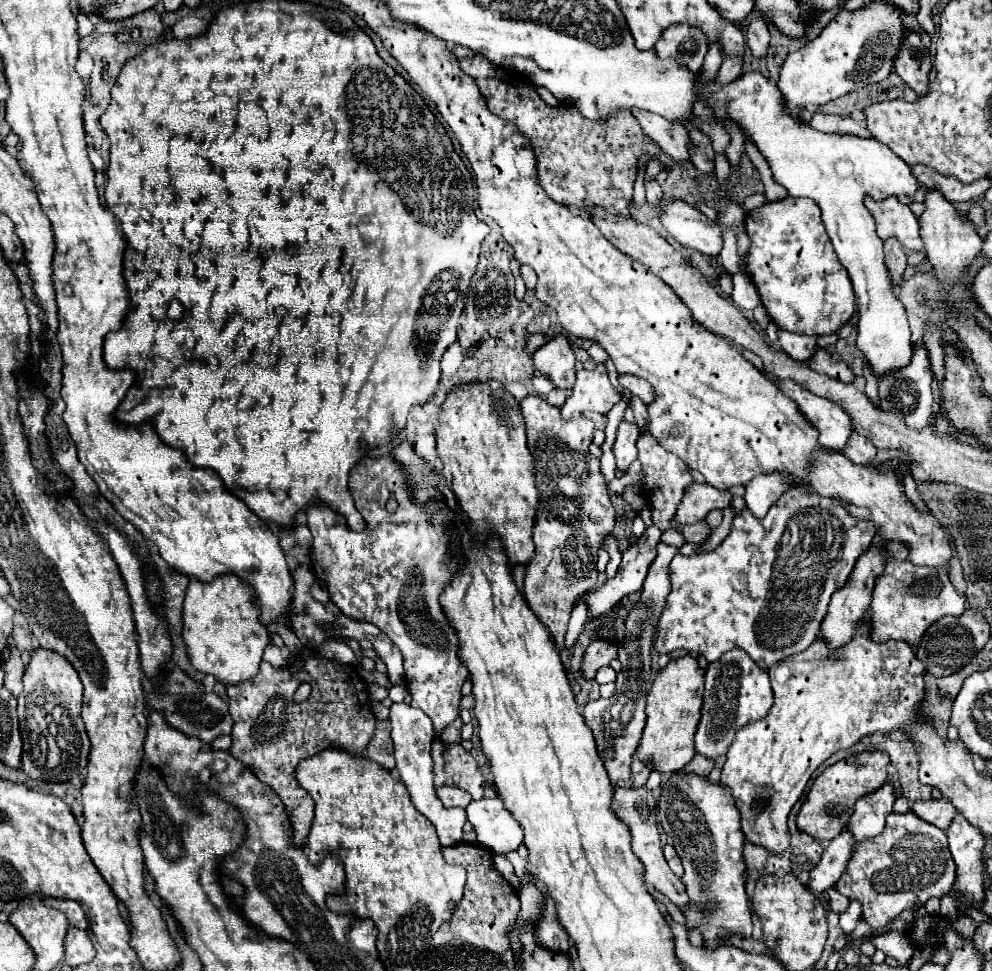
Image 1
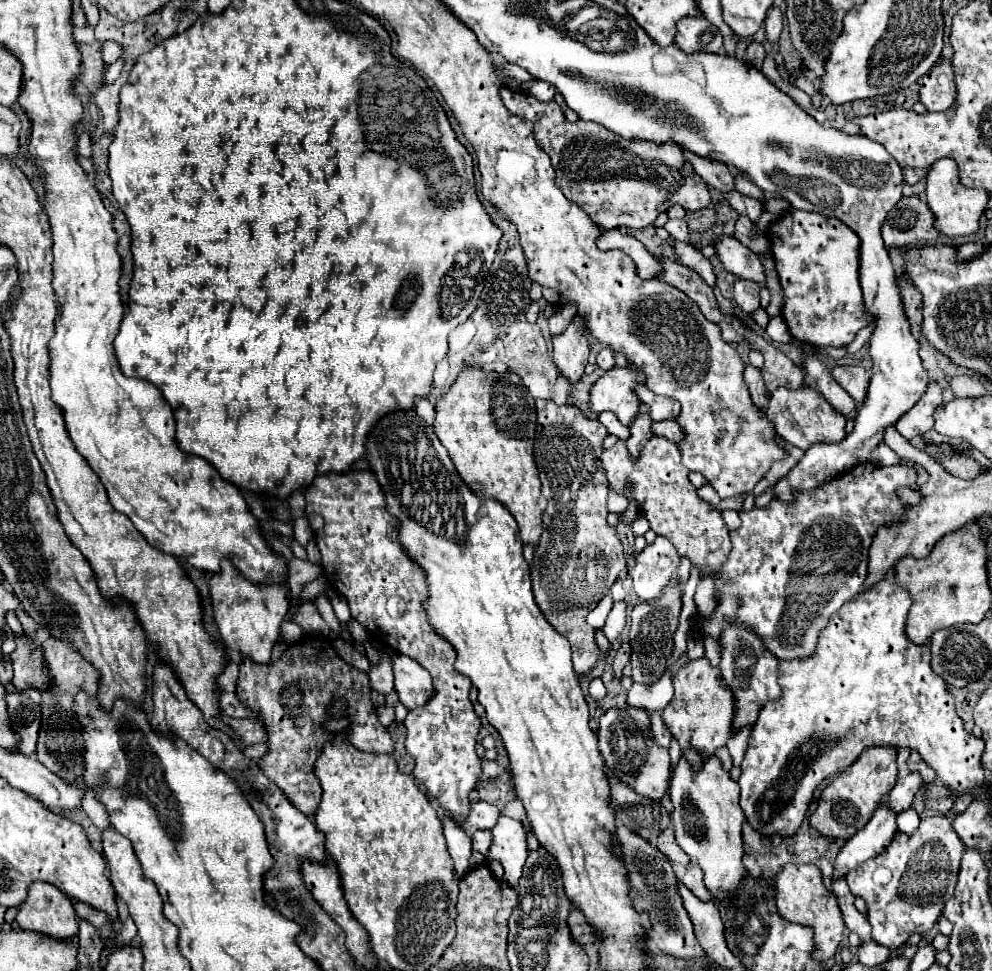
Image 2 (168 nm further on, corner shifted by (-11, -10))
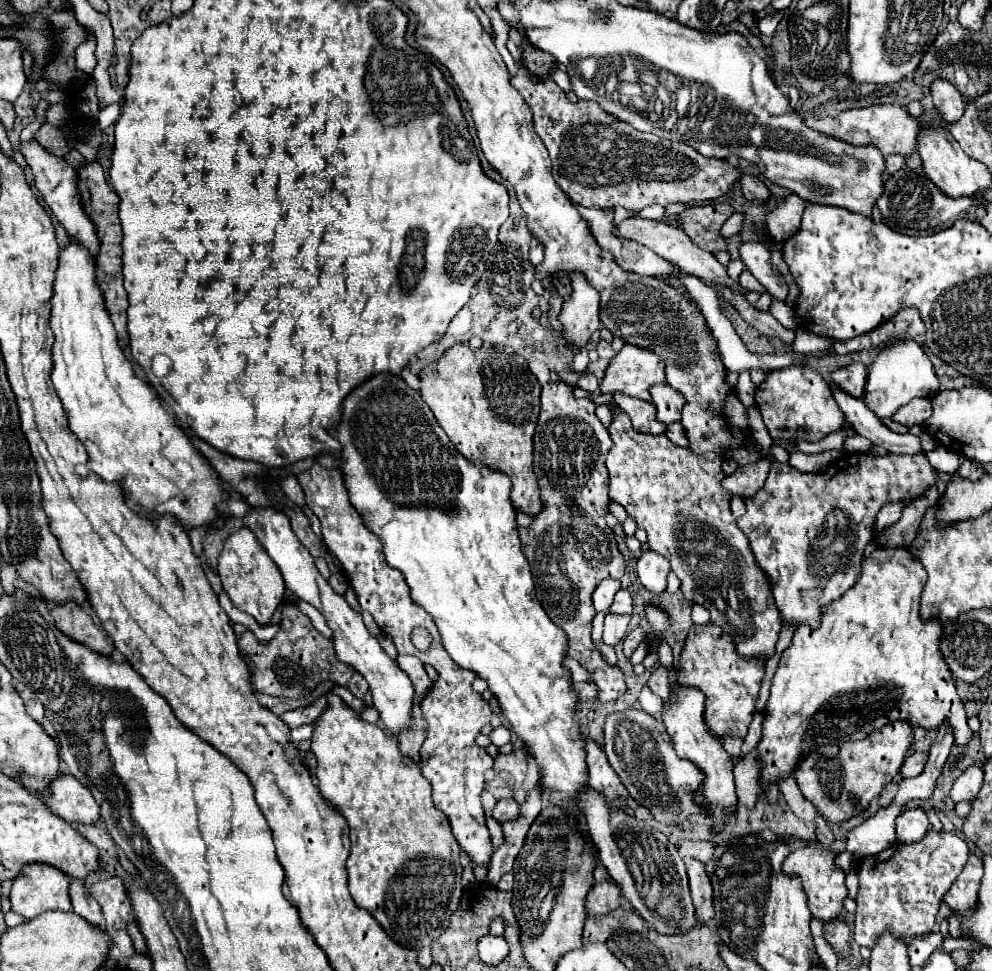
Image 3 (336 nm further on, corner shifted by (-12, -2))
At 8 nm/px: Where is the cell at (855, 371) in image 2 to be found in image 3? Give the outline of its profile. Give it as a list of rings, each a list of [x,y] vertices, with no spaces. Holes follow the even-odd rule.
[[[853,363],[849,367],[831,373],[831,383],[857,399],[863,399],[865,395],[865,379],[867,379],[867,369],[863,363]]]

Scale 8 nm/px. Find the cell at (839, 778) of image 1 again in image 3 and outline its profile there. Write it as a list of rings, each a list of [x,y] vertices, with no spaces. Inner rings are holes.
[[[893,721],[871,731],[861,741],[821,745],[807,755],[793,771],[801,793],[815,805],[825,821],[841,823],[863,813],[871,799],[879,797],[883,787],[899,773],[905,755],[913,743],[913,727],[907,721]]]

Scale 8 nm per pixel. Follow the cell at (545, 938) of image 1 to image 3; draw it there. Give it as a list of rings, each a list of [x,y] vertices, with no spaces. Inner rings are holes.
[[[599,865],[597,871],[595,871],[595,885],[587,895],[587,911],[589,911],[589,915],[593,915],[593,913],[603,915],[607,911],[617,909],[619,903],[621,903],[621,889],[609,877],[607,869]]]

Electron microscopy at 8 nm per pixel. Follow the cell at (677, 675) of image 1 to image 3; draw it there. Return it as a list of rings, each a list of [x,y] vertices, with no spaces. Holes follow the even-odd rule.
[[[707,623],[707,625],[693,625],[687,633],[685,647],[679,659],[679,681],[683,685],[697,687],[705,693],[705,721],[709,729],[719,735],[733,735],[745,737],[749,723],[755,713],[755,701],[759,697],[761,679],[765,675],[765,657],[745,657],[739,655],[733,637],[725,633],[721,627]]]

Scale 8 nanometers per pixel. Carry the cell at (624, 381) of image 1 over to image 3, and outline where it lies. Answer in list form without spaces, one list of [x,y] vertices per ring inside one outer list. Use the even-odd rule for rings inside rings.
[[[661,385],[653,387],[651,395],[653,395],[653,405],[657,407],[657,421],[669,425],[681,419],[681,409],[687,401],[677,389],[673,389],[671,385]]]

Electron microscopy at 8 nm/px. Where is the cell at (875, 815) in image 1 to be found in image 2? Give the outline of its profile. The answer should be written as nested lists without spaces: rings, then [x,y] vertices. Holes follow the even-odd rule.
[[[908,773],[908,777],[898,779],[886,801],[888,809],[894,811],[896,815],[906,811],[914,799],[914,793],[920,789],[920,785],[922,785],[922,777],[918,773]]]

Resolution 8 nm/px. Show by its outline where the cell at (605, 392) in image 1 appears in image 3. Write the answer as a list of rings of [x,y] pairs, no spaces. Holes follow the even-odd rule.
[[[629,343],[611,359],[601,379],[603,393],[625,393],[643,401],[651,401],[649,387],[665,383],[665,365],[651,349],[633,347]]]

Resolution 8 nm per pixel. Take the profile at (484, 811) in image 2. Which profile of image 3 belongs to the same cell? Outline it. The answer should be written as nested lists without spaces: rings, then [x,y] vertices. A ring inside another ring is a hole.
[[[501,799],[495,809],[493,809],[493,817],[499,821],[499,823],[505,823],[505,821],[513,821],[519,817],[519,803],[515,799]]]

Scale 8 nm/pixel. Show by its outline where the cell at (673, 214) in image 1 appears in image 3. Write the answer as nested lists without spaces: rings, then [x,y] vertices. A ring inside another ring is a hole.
[[[741,243],[739,255],[743,263],[749,267],[749,271],[759,279],[759,283],[771,293],[771,297],[785,301],[789,287],[783,287],[779,273],[775,275],[773,265],[771,265],[771,253],[763,243]]]

